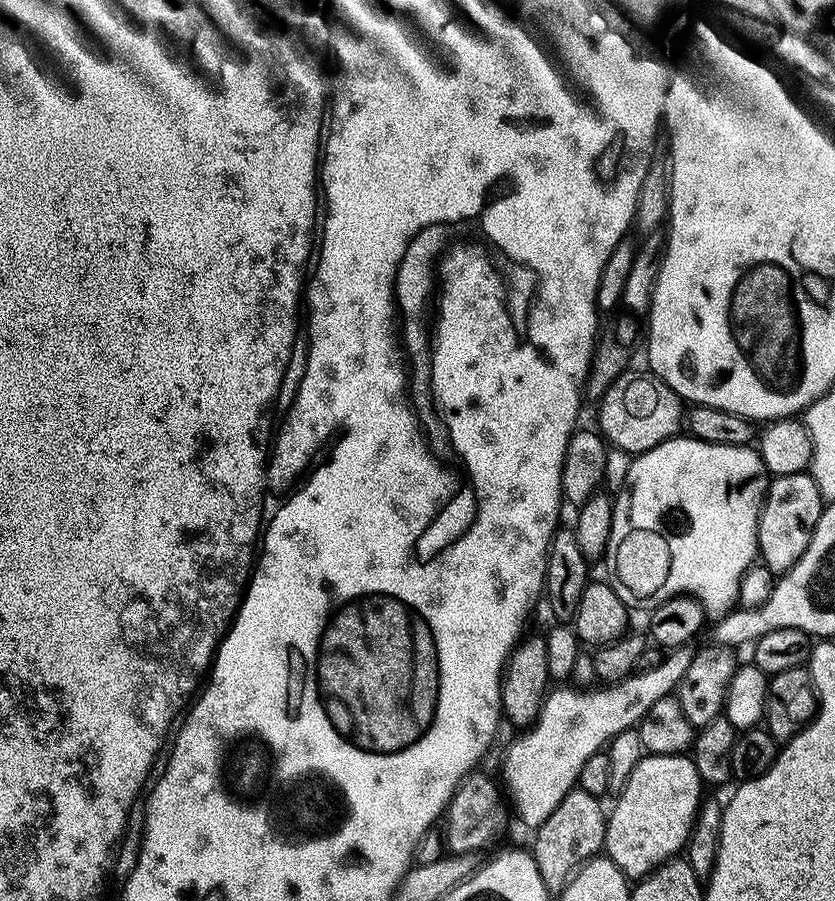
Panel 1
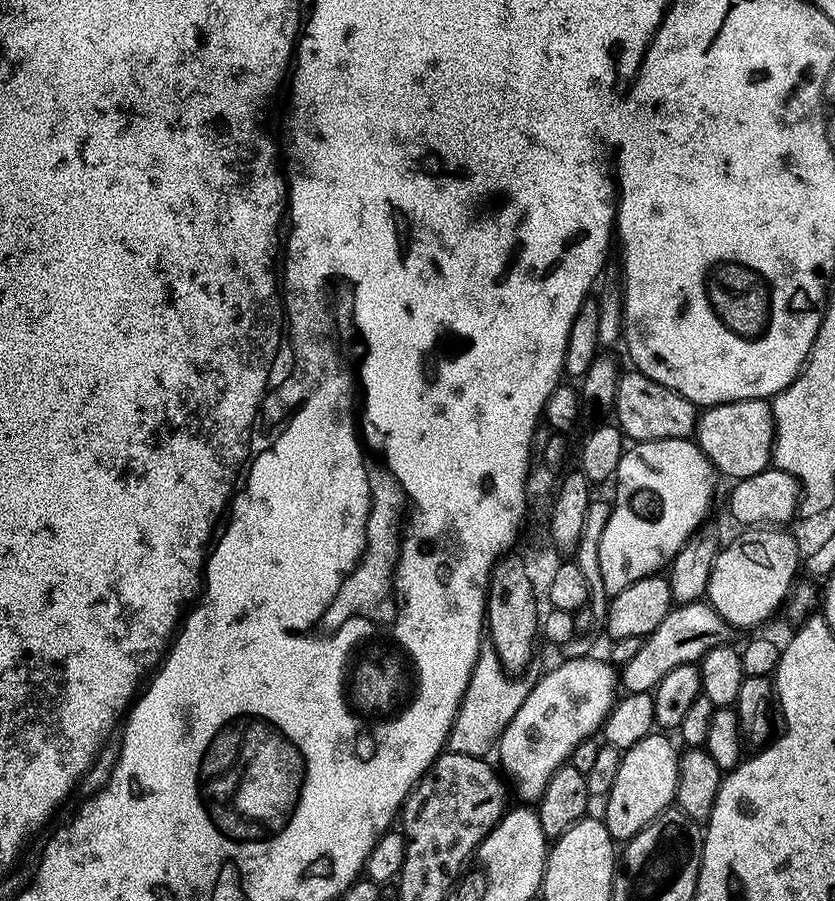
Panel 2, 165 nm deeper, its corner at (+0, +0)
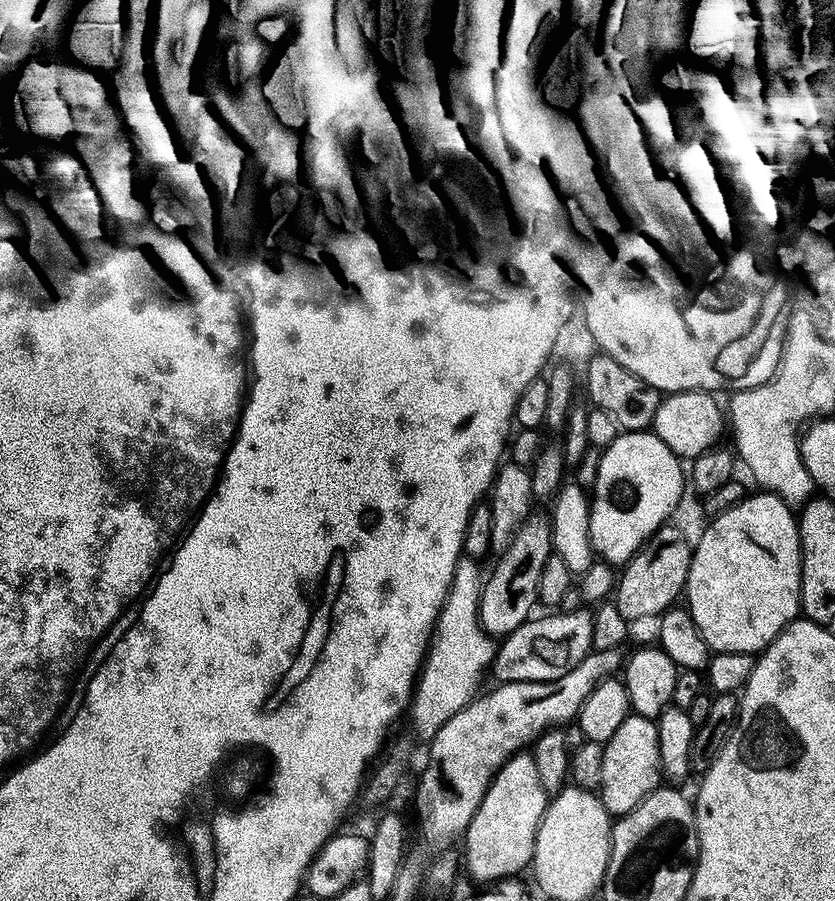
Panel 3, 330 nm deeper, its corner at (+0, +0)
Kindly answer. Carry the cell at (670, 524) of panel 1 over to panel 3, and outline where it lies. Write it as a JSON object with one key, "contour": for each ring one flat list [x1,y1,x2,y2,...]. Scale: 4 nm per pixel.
{"contour":[[645,430,643,432,621,431,616,440,608,447,605,447,599,454,601,454,601,456,600,465,596,468,596,485,594,485,593,488,590,488,590,534,592,535,592,547,595,555,599,557,601,561,607,561,608,564,612,566,623,566,628,563,628,559,633,556,633,554,635,554,635,552,663,526,663,524,669,523,671,516,668,515,679,506,680,495,684,492,684,484,686,488,686,468,680,457,675,456,670,450,670,446,666,446,666,442,662,442,662,438,658,438,656,433,651,430]]}

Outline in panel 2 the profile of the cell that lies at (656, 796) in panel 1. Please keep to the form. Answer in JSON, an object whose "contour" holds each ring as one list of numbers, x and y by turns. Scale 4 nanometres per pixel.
{"contour":[[653,734,623,749,613,788,603,801,602,819,613,841,627,842,643,830,651,820,673,807,678,786,681,753,667,740,667,735]]}

